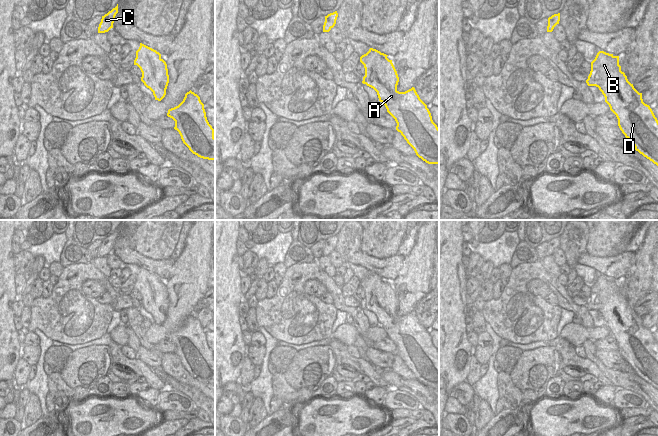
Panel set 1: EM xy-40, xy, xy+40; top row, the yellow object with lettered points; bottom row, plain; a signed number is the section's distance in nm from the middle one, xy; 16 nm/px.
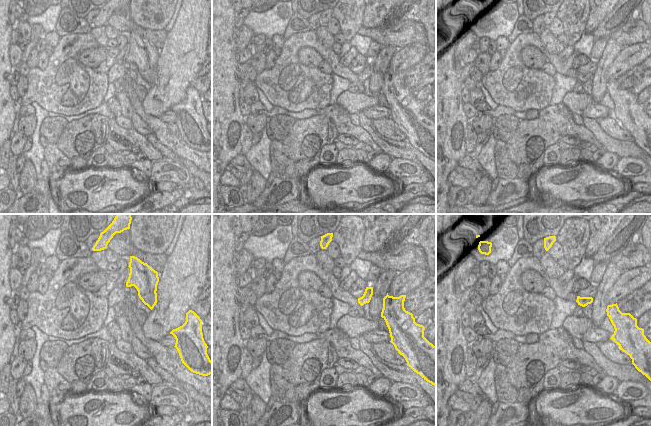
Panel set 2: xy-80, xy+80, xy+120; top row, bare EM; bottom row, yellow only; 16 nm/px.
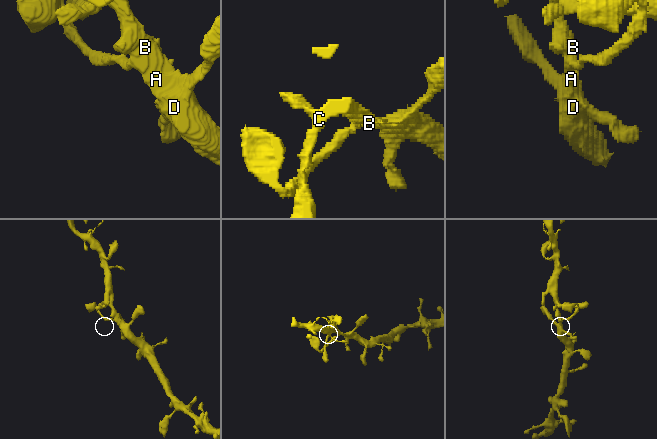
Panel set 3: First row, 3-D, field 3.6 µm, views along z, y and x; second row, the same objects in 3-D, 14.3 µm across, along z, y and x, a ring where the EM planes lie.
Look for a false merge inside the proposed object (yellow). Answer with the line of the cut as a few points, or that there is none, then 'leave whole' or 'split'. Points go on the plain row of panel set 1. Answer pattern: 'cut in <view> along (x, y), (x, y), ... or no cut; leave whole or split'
no cut; leave whole

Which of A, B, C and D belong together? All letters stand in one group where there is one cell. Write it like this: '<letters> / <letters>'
A B C D

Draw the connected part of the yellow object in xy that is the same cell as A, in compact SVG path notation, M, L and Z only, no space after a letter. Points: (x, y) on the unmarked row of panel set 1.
M370 272L366 278L360 281L360 286L365 292L362 307L377 316L379 325L385 329L387 336L395 343L396 354L414 373L416 379L428 388L439 388L439 352L433 346L427 329L420 323L414 311L405 316L397 314L399 301L392 284L389 284L387 280Z

